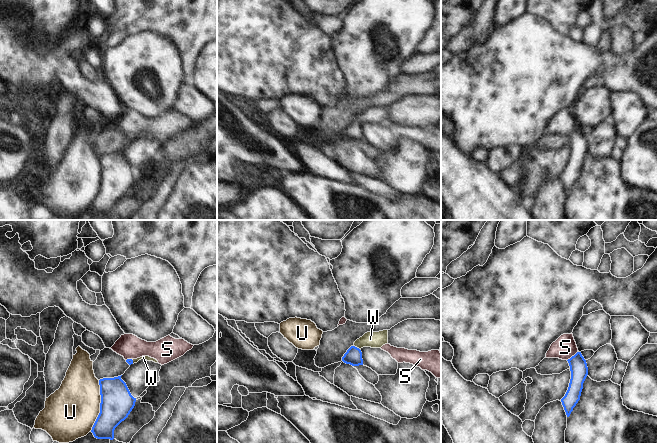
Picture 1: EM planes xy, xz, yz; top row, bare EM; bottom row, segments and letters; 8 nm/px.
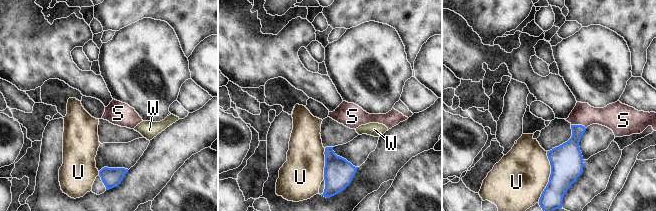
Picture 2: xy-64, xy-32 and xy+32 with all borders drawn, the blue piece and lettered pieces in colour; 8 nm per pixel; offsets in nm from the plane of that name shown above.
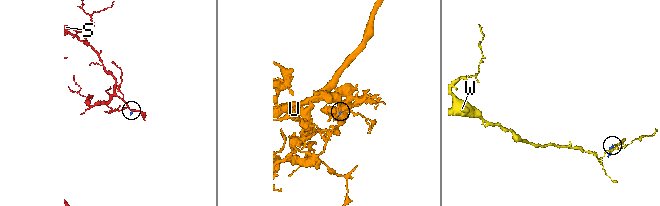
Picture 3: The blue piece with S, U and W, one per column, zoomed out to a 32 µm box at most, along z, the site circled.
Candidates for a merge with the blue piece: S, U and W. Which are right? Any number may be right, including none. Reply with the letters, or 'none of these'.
W

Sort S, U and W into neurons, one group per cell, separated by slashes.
S / U / W

